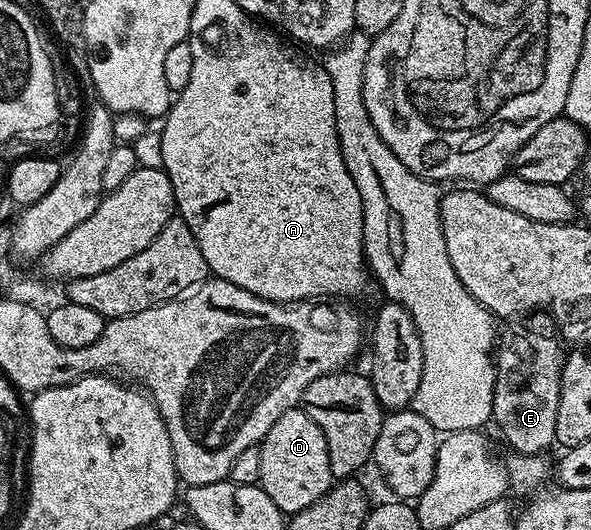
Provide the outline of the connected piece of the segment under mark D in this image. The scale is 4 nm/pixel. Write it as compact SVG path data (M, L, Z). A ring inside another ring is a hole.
M300 407L283 413L279 422L267 430L259 447L263 458L259 487L283 514L307 510L307 506L319 502L319 498L323 498L323 494L333 487L335 478L331 474L327 438L323 438L323 430L315 426L315 422L311 422Z

